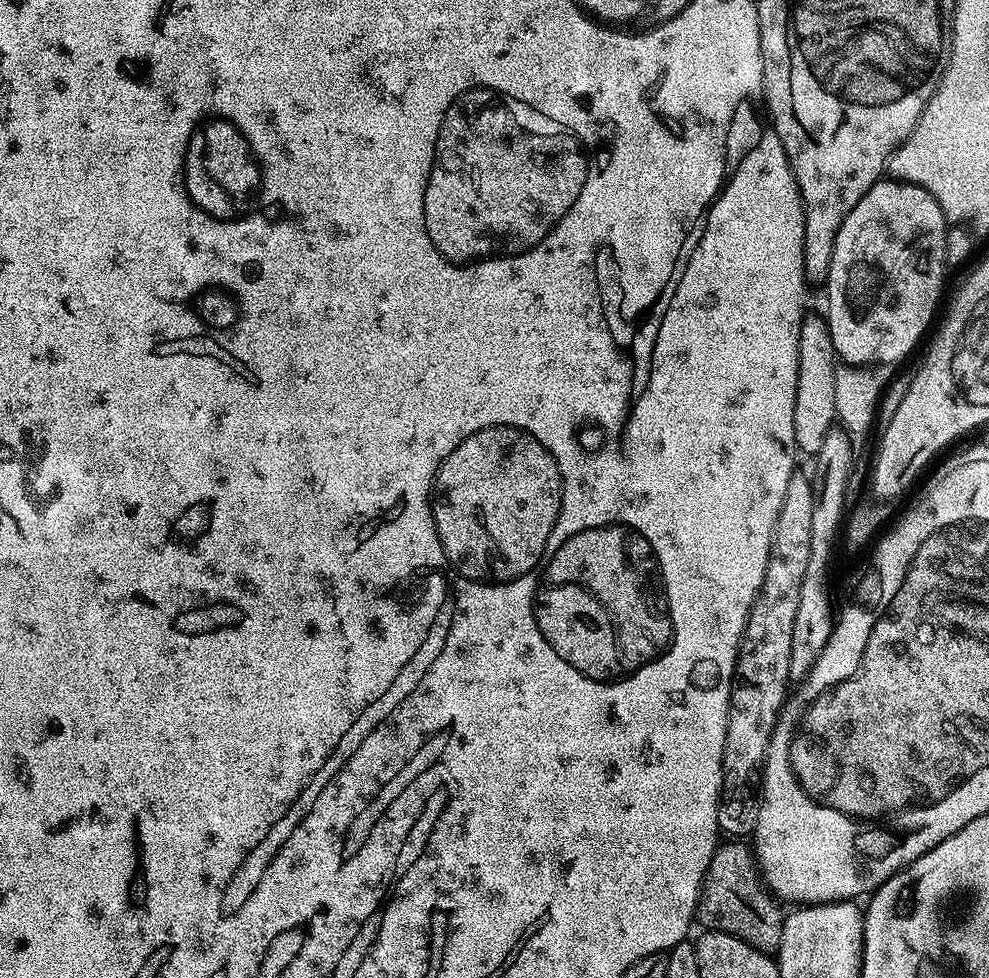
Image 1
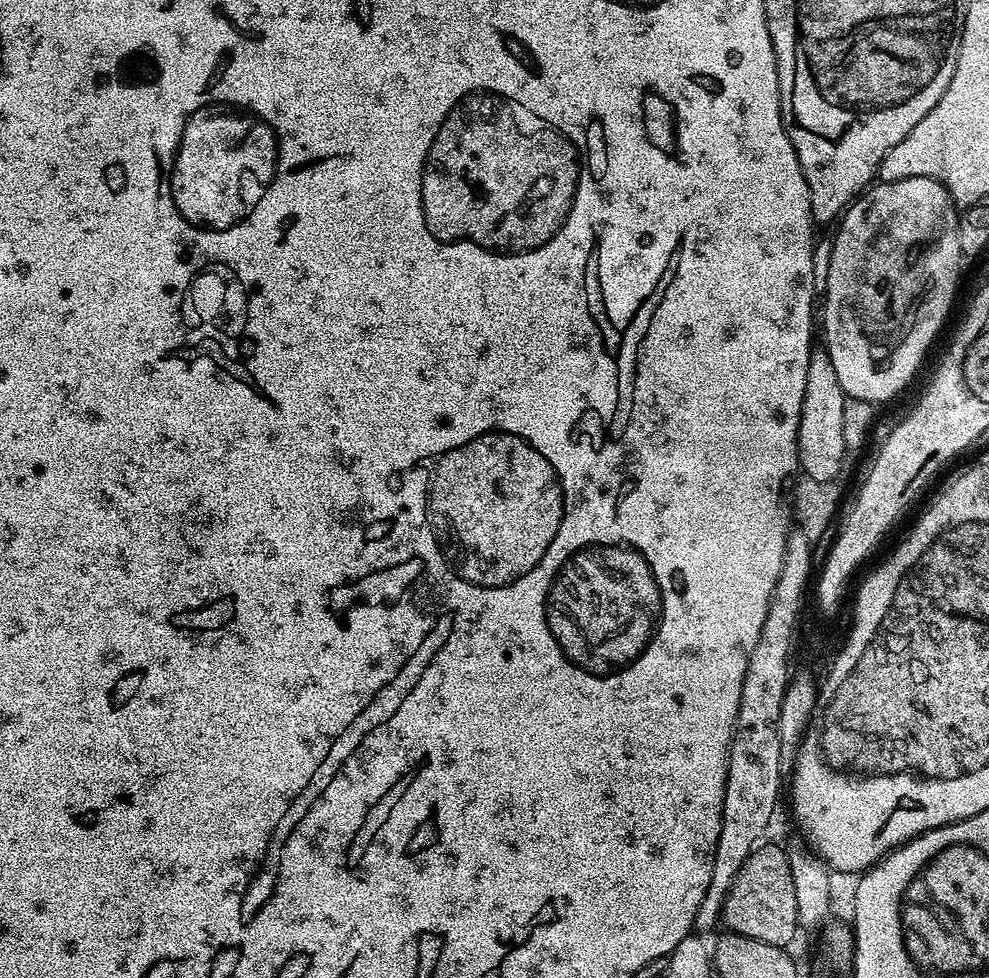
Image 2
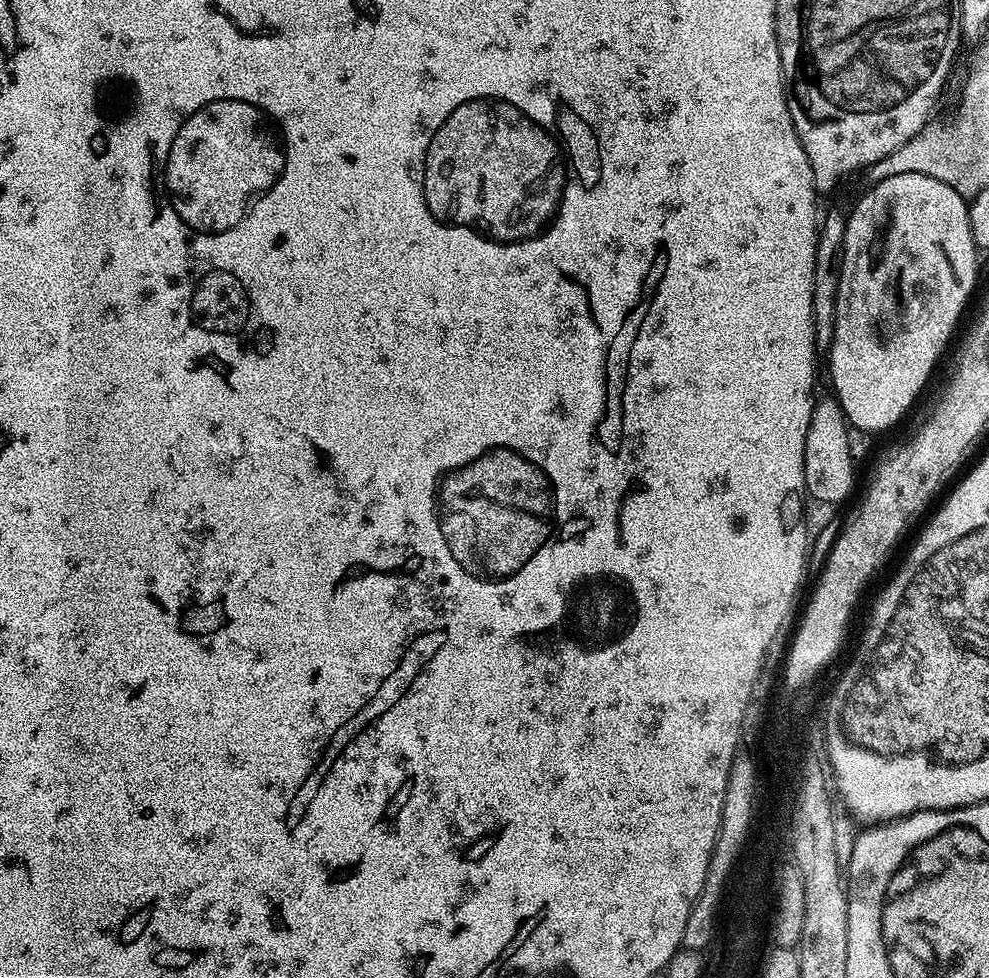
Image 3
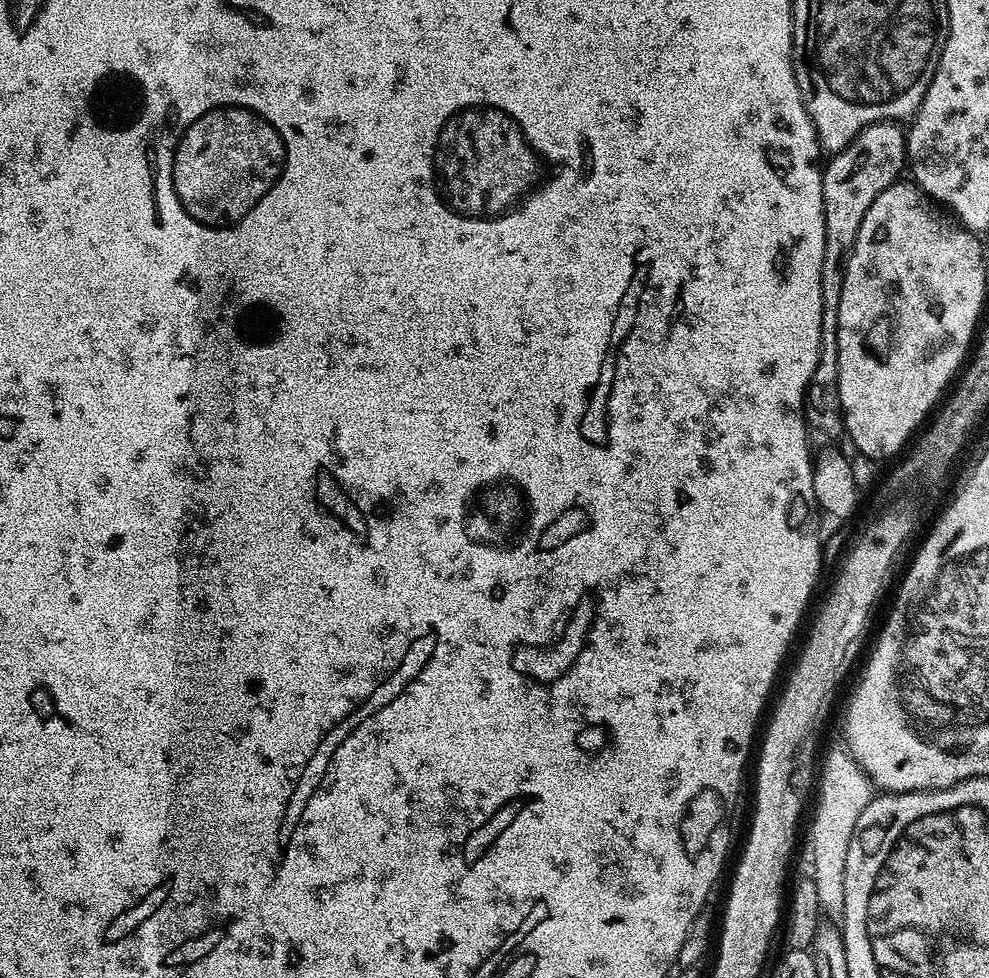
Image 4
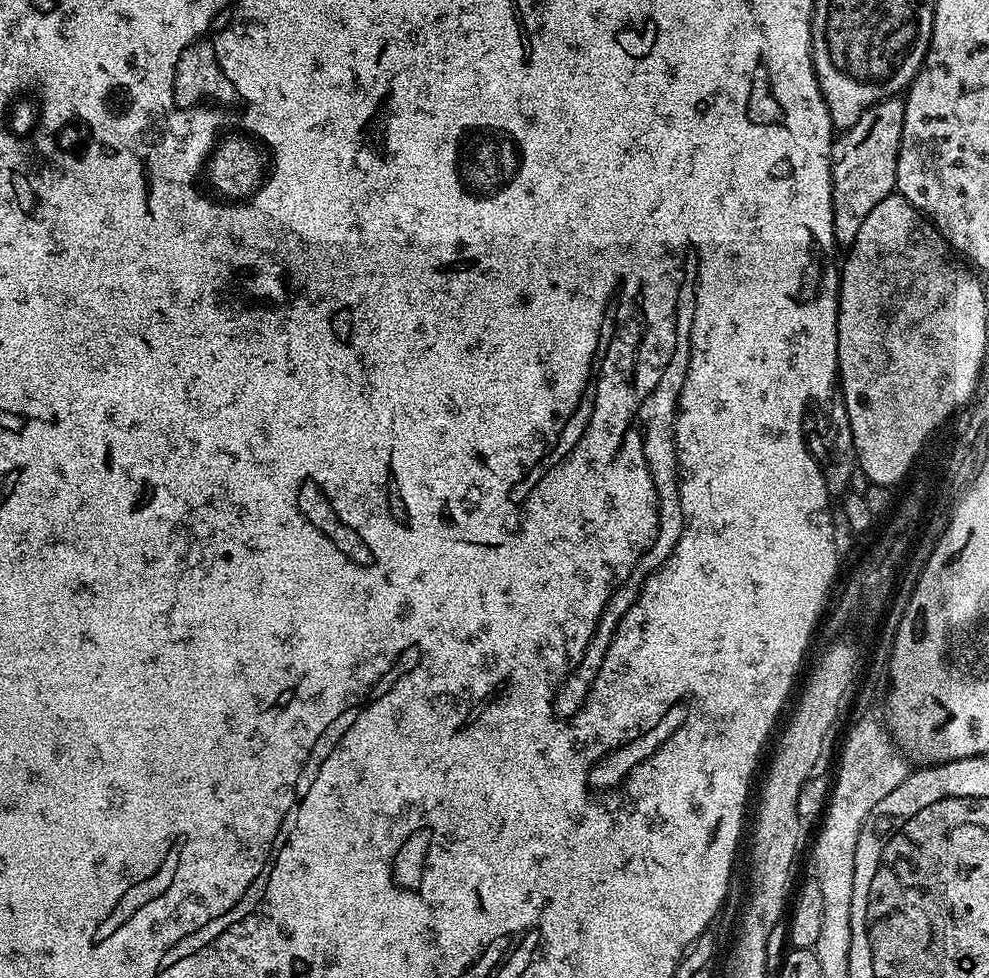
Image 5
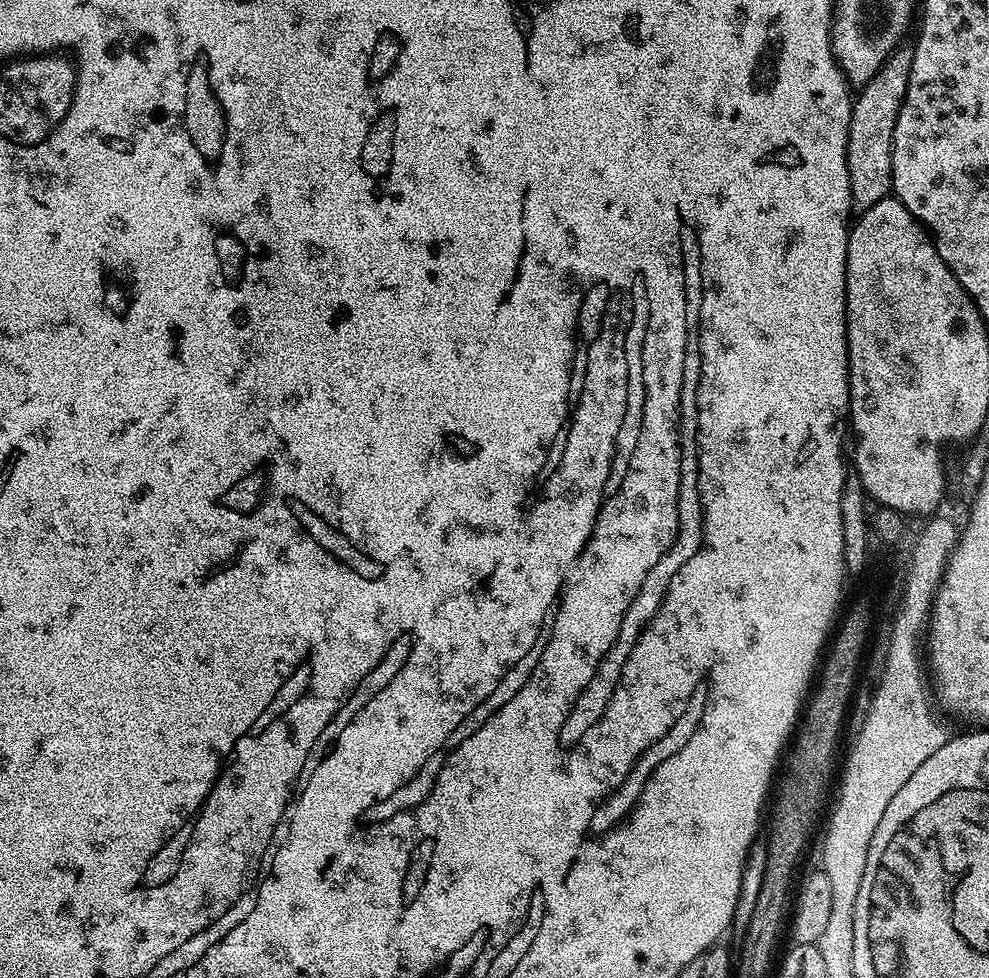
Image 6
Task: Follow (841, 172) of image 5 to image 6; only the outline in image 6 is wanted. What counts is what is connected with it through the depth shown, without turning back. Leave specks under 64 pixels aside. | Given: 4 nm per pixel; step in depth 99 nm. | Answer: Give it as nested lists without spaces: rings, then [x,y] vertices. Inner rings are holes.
[[[901,46],[891,52],[884,65],[859,89],[852,105],[852,118],[848,131],[846,162],[850,174],[850,194],[852,206],[857,213],[865,212],[874,202],[882,202],[892,192],[892,143],[894,126],[912,69],[912,48]]]

